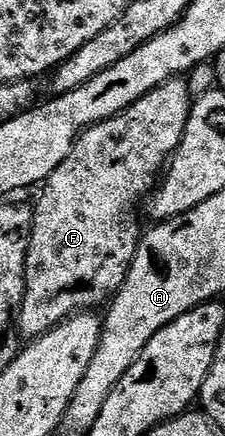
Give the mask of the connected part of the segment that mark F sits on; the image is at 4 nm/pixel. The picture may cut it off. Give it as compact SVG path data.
M182 77L172 78L170 82L153 88L147 95L141 96L136 103L125 108L121 113L114 115L109 120L90 126L84 134L79 135L79 139L73 144L69 156L65 156L65 160L61 160L61 164L57 164L57 168L47 178L46 182L42 183L41 189L38 191L38 193L40 192L39 199L33 202L31 232L27 240L27 263L25 264L25 280L27 283L25 284L23 303L19 309L17 319L17 330L22 337L24 334L27 340L37 339L41 335L49 333L53 328L57 328L62 322L66 322L68 318L75 317L76 314L94 311L99 308L95 306L101 305L100 307L102 307L114 295L115 291L121 288L121 284L131 267L133 256L139 247L141 237L139 222L135 219L135 209L142 202L144 205L145 199L152 193L157 179L164 173L165 167L170 163L171 155L175 153L176 148L178 148L185 136L185 128L193 105L193 94L187 91L187 86L183 81Z

